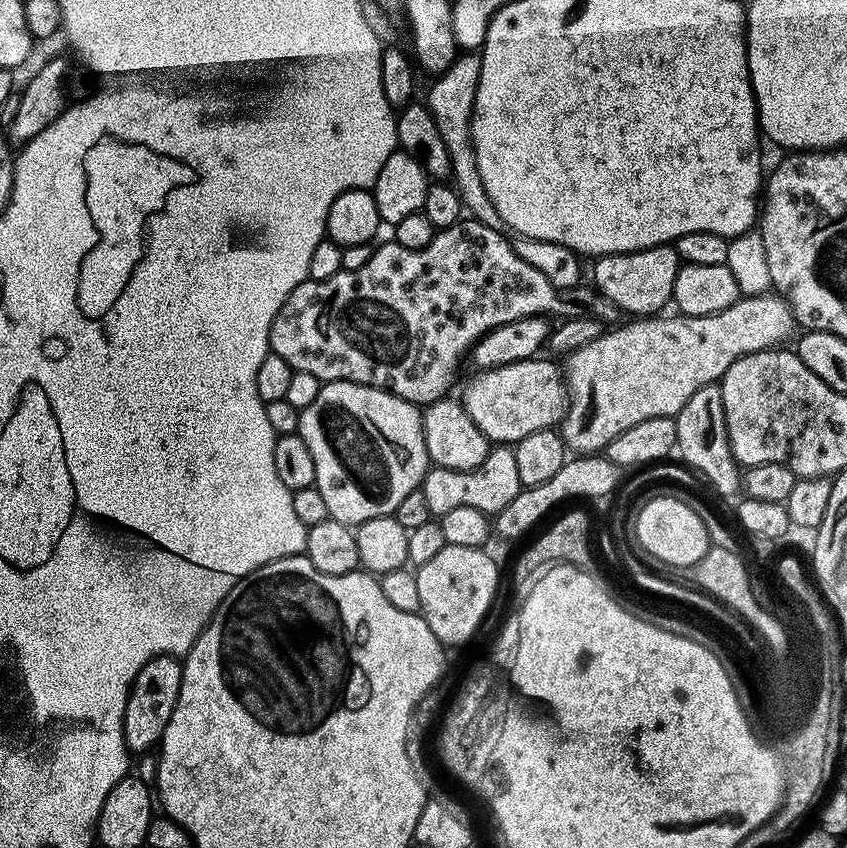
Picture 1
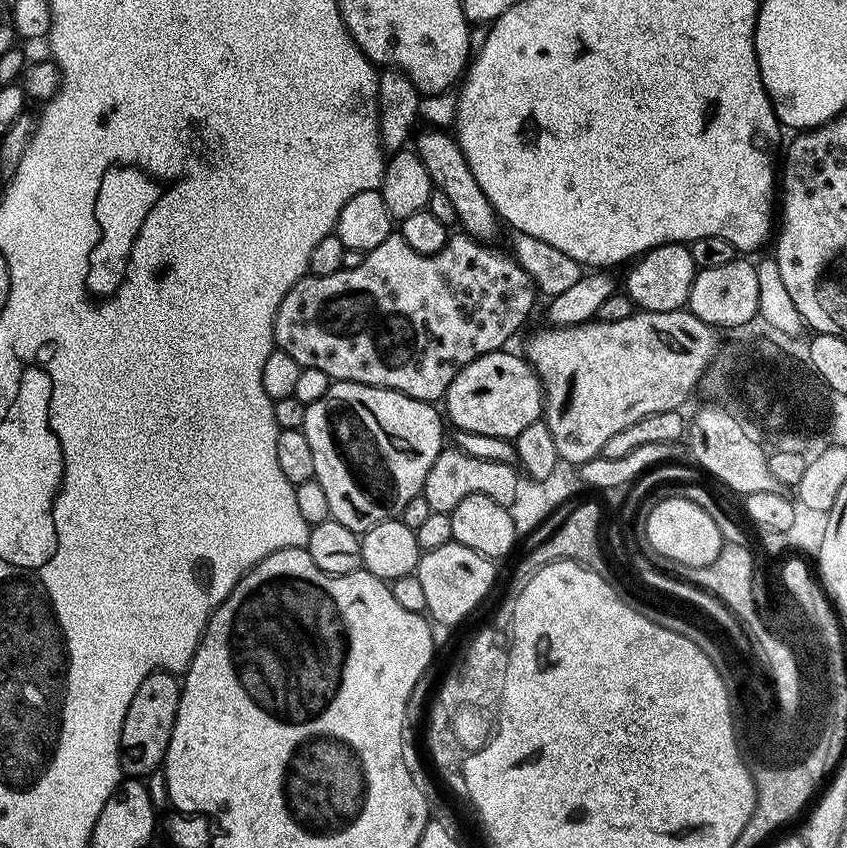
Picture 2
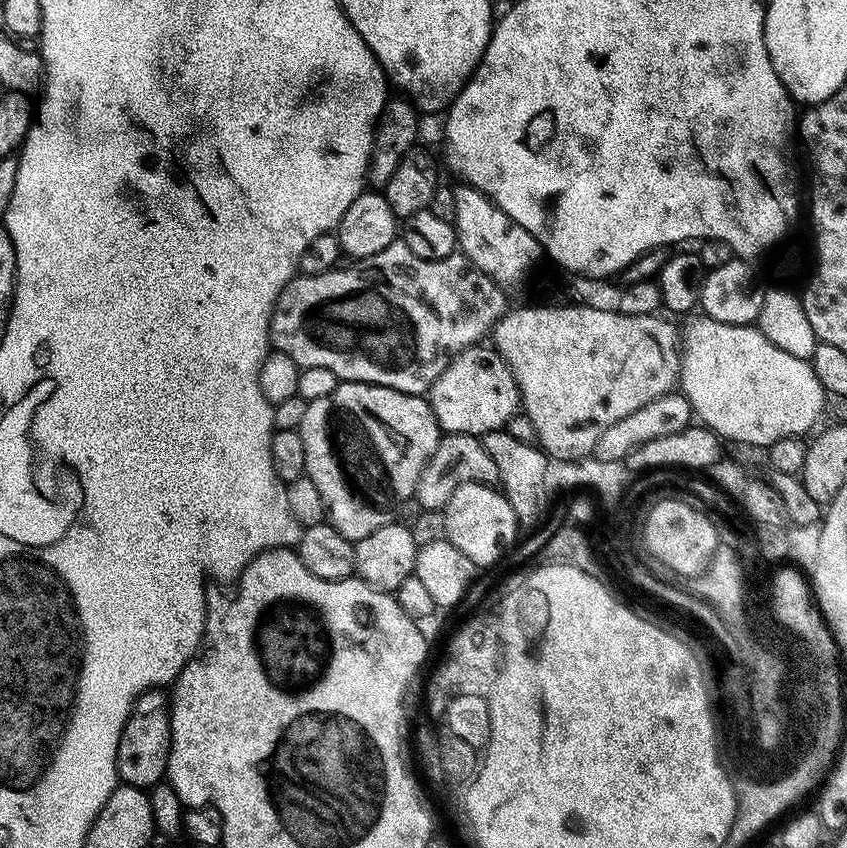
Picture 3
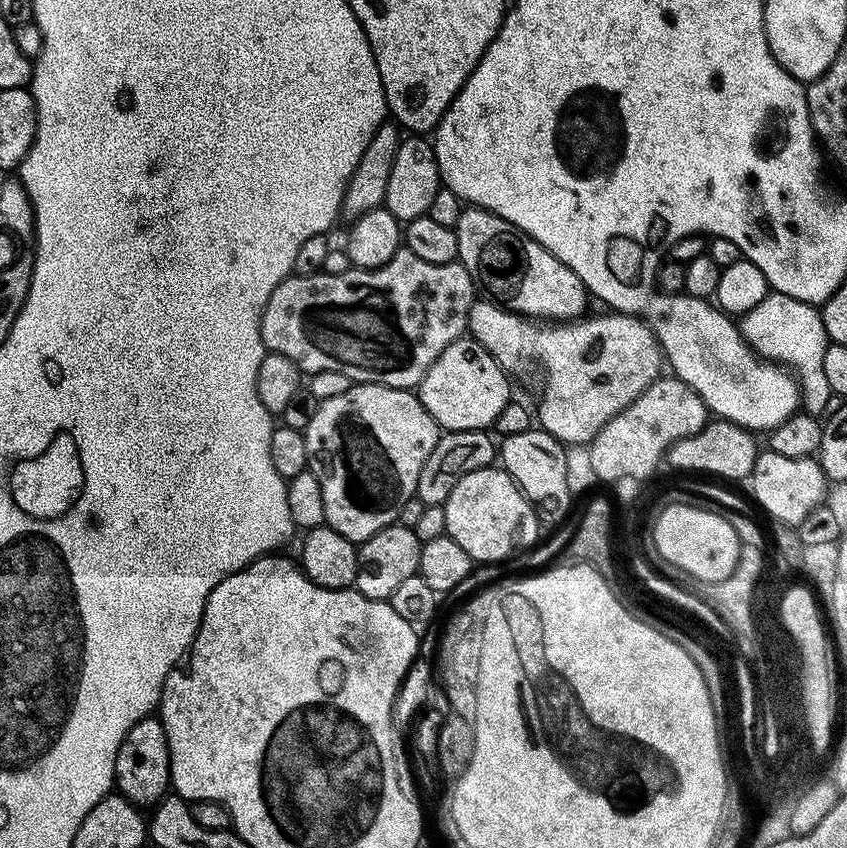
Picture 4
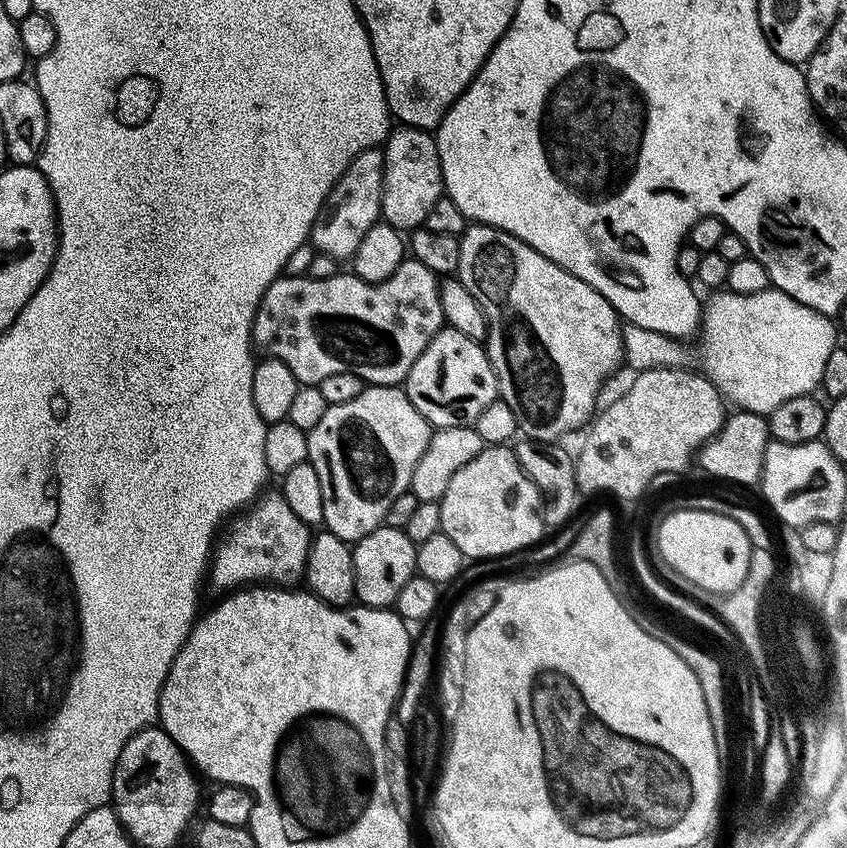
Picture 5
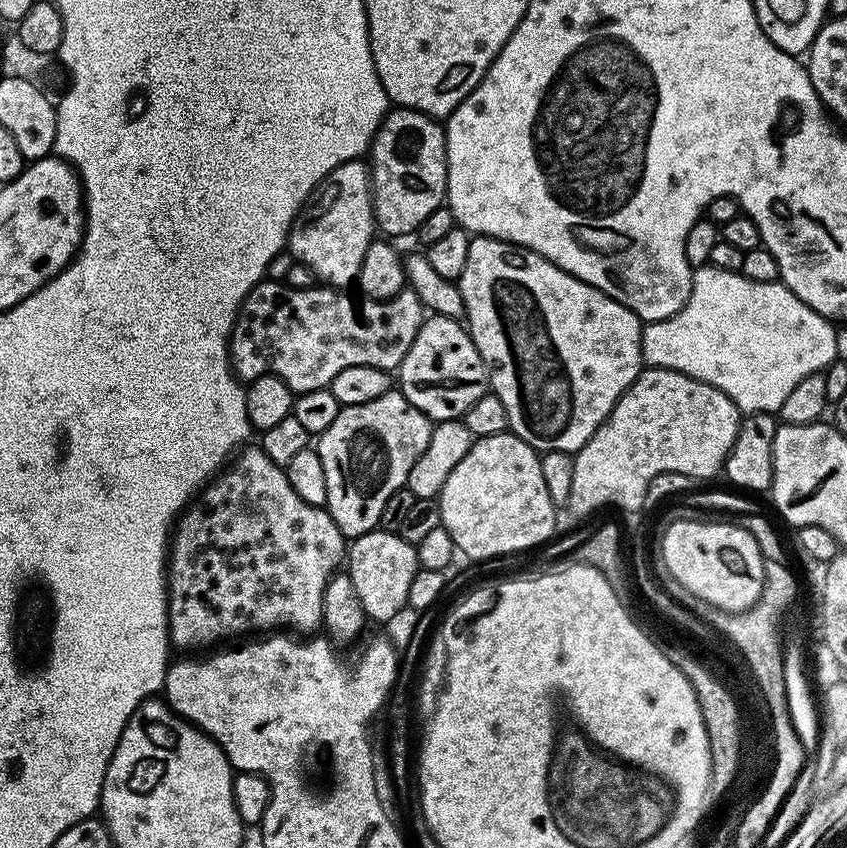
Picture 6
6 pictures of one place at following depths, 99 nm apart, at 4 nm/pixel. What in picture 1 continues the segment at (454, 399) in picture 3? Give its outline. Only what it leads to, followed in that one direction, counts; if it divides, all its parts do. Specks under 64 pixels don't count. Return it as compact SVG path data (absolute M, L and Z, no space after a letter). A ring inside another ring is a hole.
M519 360L506 366L477 371L464 388L464 415L482 430L489 442L514 446L534 430L556 428L568 411L568 390L561 369L548 360Z

